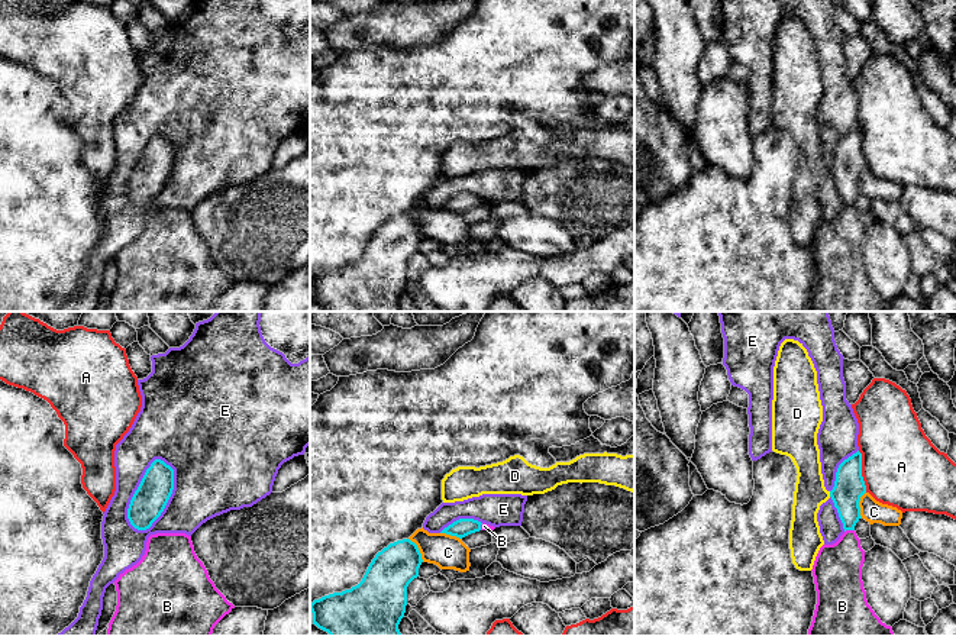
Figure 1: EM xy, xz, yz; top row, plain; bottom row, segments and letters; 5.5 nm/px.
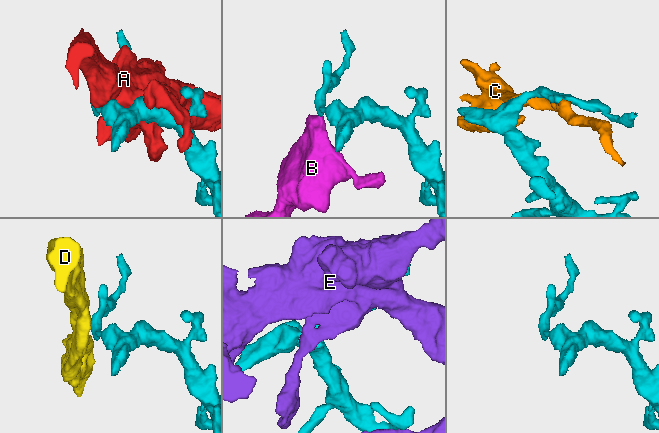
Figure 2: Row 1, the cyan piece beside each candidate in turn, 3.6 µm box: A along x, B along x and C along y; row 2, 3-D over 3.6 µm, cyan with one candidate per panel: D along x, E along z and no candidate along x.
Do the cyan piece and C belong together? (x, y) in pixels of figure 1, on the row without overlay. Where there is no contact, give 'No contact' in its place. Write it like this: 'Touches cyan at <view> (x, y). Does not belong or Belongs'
Touches cyan at yz (858, 180). Does not belong

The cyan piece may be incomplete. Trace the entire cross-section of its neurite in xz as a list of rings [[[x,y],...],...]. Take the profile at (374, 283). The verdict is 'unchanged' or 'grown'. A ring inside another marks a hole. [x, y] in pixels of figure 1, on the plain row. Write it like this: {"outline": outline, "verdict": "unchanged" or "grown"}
{"outline": [[[410,214],[390,219],[375,230],[358,261],[310,280],[313,300],[330,311],[403,311],[398,300],[406,288],[407,262],[419,252],[422,238],[422,229]]], "verdict": "unchanged"}

